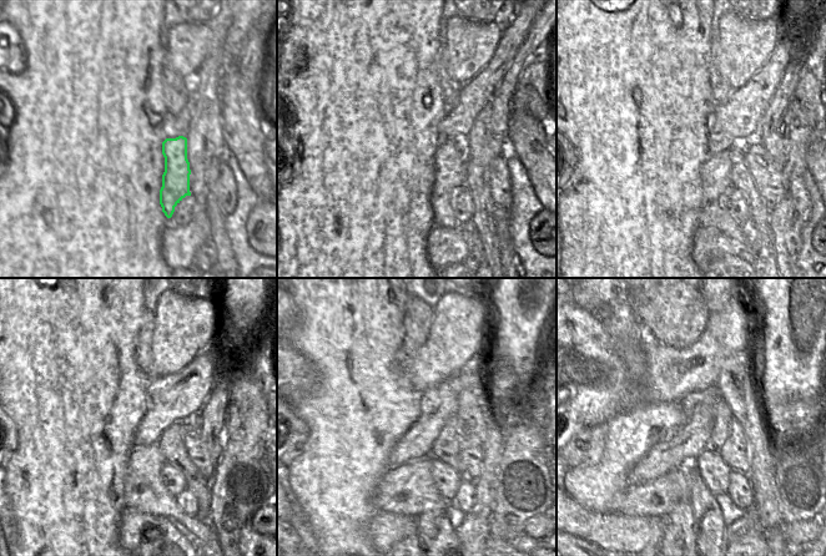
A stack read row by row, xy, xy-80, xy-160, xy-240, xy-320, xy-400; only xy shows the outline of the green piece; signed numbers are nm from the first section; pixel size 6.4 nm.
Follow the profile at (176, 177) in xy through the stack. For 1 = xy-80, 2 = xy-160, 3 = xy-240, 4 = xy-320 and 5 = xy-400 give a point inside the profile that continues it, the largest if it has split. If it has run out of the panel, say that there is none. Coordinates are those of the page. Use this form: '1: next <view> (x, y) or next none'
1: next xy-80 (449, 170)
2: next xy-160 (715, 172)
3: next xy-240 (144, 491)
4: next xy-320 (408, 489)
5: next xy-400 (655, 499)

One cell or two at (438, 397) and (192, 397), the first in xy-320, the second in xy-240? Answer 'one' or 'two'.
one

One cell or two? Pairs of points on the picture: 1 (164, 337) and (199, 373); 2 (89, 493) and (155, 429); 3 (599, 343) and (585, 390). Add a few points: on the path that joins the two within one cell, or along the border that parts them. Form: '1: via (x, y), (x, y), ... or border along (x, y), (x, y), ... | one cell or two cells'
1: border along (208, 342), (187, 364), (177, 372), (162, 377) | two cells
2: border along (142, 415), (135, 431), (134, 444) | two cells
3: via (600, 358), (610, 374), (610, 379), (600, 388) | one cell

